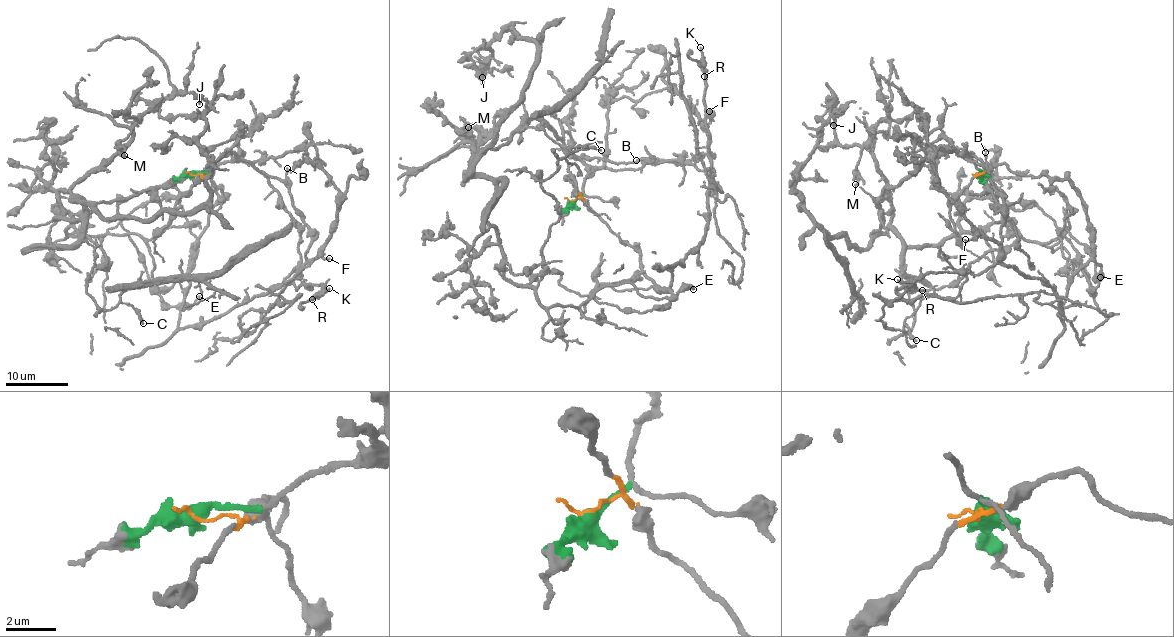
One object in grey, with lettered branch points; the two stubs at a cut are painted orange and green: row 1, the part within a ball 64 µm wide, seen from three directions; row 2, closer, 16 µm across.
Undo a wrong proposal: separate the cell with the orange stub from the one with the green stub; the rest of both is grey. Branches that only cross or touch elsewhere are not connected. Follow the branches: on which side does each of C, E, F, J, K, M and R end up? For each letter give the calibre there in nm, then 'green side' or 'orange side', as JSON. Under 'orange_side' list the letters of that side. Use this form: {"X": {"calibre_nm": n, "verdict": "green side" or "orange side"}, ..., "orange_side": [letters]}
{"C": {"calibre_nm": 180, "verdict": "green side"}, "E": {"calibre_nm": 170, "verdict": "green side"}, "F": {"calibre_nm": 130, "verdict": "orange side"}, "J": {"calibre_nm": 120, "verdict": "green side"}, "K": {"calibre_nm": 180, "verdict": "orange side"}, "M": {"calibre_nm": 180, "verdict": "green side"}, "R": {"calibre_nm": 130, "verdict": "orange side"}, "orange_side": ["F", "K", "R"]}

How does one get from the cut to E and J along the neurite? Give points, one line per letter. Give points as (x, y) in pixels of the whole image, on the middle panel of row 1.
E: (572, 201), (587, 170), (535, 118), (471, 171), (495, 185), (505, 276), (544, 306), (692, 289)
J: (572, 201), (586, 165), (545, 121), (522, 120), (484, 148), (520, 99), (536, 45), (497, 35), (483, 76)

